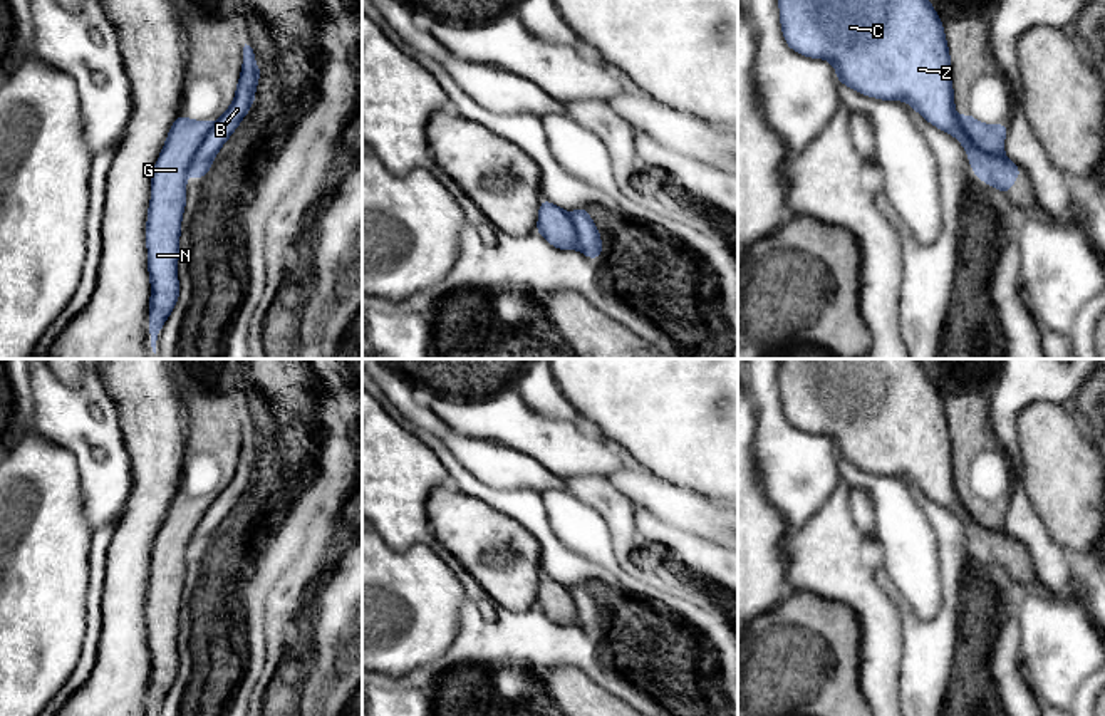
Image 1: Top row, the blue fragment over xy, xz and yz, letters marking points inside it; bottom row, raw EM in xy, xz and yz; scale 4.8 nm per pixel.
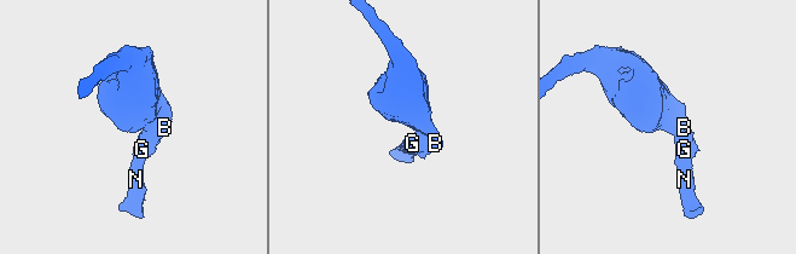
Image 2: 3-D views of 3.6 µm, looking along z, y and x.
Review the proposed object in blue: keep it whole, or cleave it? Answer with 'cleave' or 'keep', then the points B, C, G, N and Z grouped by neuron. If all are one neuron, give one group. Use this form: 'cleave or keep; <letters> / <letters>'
cleave; B C Z / G N

